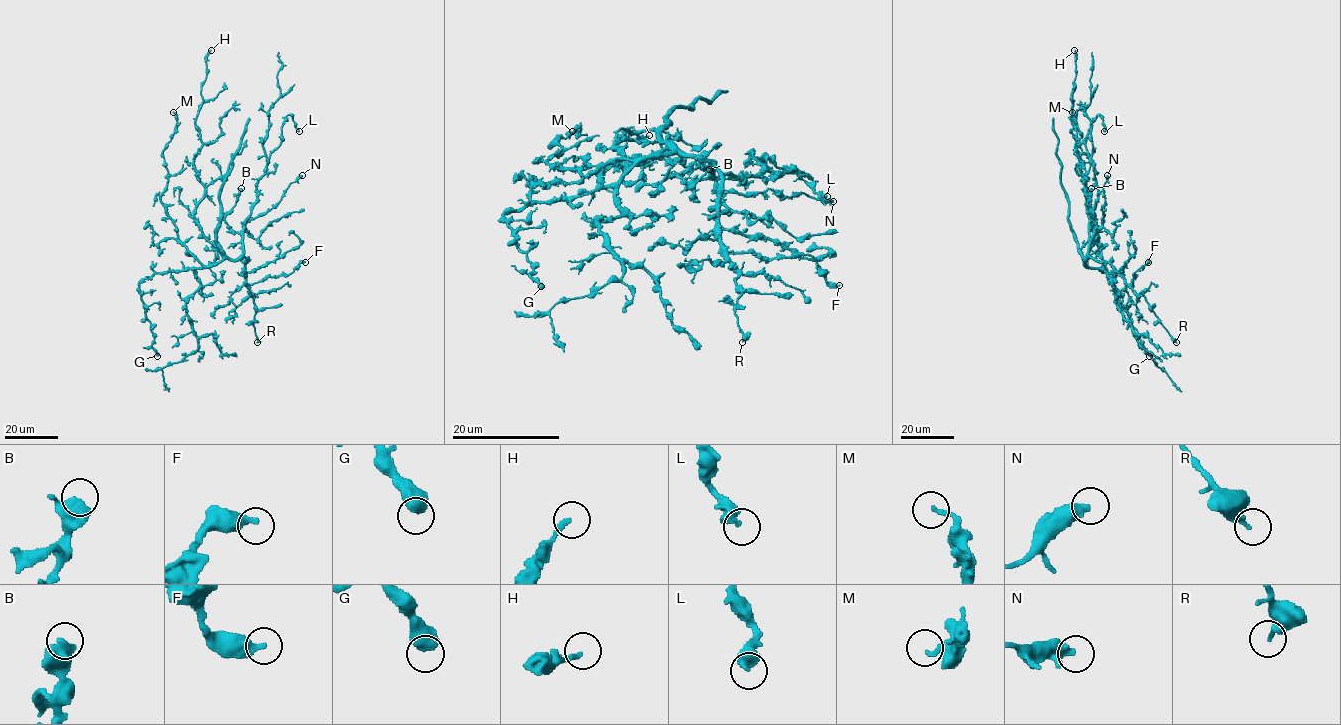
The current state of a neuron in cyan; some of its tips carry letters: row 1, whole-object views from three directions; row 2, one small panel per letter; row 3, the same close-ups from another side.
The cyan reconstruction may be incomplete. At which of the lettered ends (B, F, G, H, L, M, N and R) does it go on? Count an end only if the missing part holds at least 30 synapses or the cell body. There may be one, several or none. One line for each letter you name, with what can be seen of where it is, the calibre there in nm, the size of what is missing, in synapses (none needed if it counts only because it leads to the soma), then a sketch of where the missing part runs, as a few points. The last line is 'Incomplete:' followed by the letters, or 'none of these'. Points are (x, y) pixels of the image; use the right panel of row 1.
Incomplete: none of these

